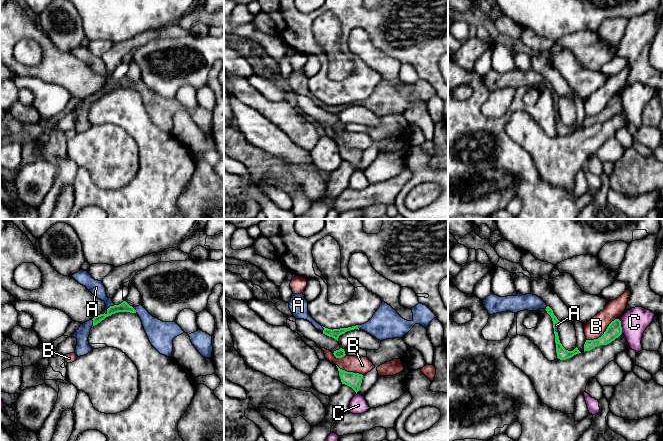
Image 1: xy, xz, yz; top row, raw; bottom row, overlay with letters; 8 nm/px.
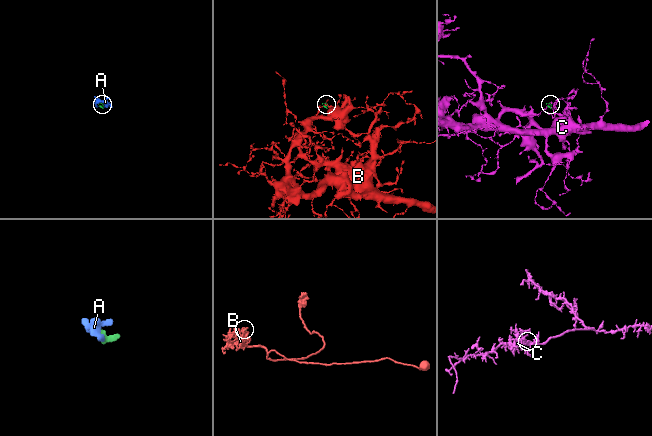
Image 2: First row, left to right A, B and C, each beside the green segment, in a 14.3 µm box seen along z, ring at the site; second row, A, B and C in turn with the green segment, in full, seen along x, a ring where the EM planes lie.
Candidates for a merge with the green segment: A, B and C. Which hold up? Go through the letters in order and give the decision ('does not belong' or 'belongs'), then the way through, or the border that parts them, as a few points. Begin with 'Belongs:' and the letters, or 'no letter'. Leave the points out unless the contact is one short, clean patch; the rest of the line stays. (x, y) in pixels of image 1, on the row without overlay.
Belongs: A
A: belongs
B: does not belong
C: does not belong; border yz (619, 96), (622, 108)

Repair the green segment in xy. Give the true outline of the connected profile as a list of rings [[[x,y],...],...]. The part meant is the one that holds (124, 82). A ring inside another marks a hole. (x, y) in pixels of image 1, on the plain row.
[[[80,46],[72,53],[85,62],[95,73],[105,78],[105,86],[93,95],[83,99],[71,112],[77,115],[75,130],[80,133],[88,130],[92,124],[88,118],[90,106],[106,93],[118,88],[137,89],[142,97],[144,106],[151,121],[162,131],[172,132],[173,115],[183,109],[182,104],[176,98],[163,98],[153,93],[141,80],[137,83],[130,82],[126,77],[115,81],[112,74],[108,74],[106,64],[102,57],[95,56],[88,47]]]

